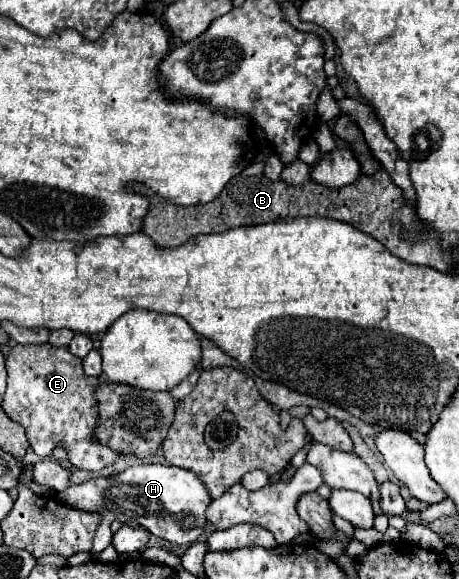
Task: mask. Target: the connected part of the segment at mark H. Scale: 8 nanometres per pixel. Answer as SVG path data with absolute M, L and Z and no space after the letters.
M140 464L126 468L116 476L94 476L86 482L70 486L64 492L58 492L56 496L70 508L100 516L100 526L94 534L90 556L98 556L102 550L108 548L112 536L110 524L114 520L120 524L140 520L140 524L146 522L148 530L162 534L162 540L178 546L194 544L206 526L204 510L210 504L210 496L196 474L162 464Z

